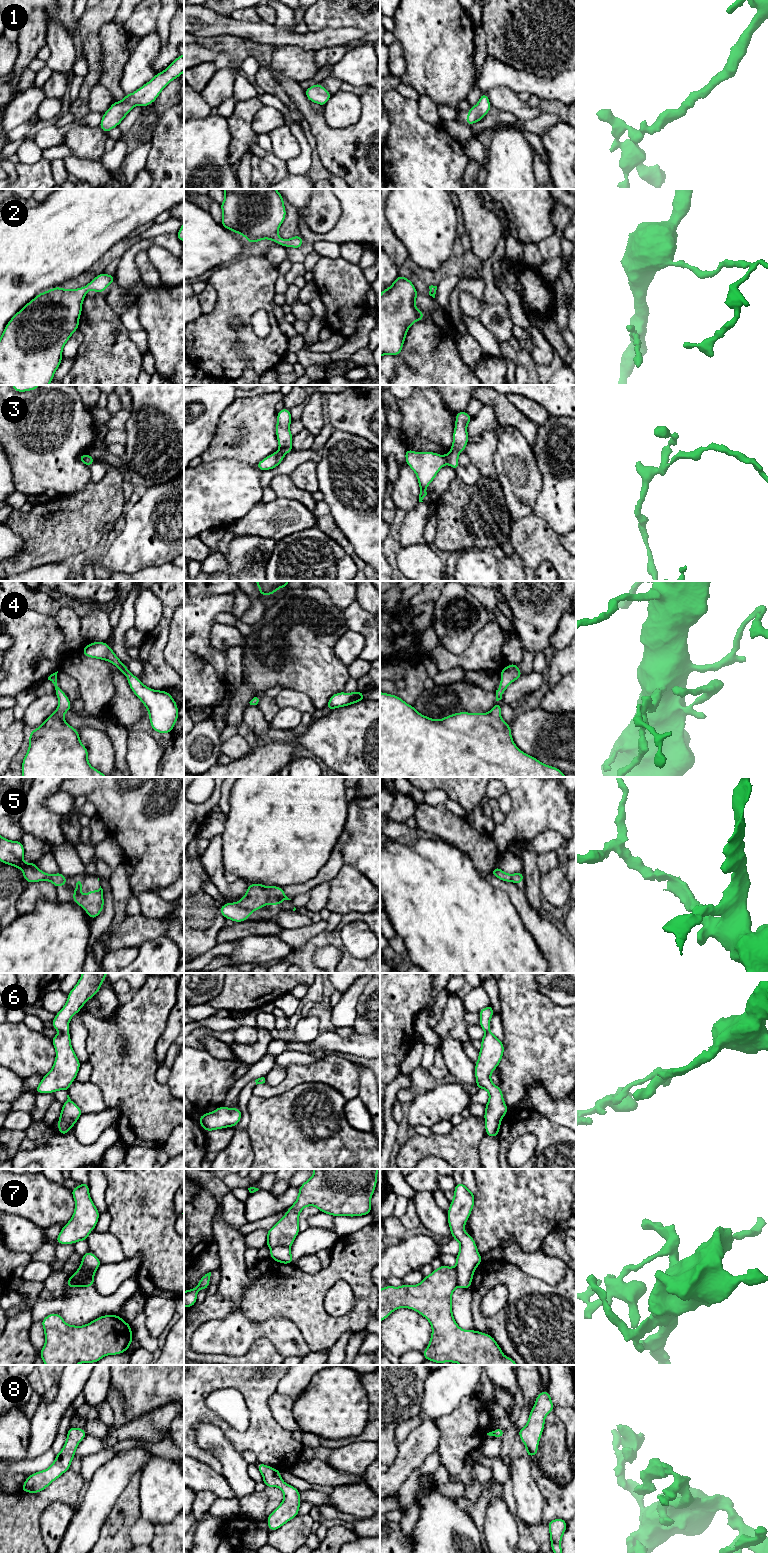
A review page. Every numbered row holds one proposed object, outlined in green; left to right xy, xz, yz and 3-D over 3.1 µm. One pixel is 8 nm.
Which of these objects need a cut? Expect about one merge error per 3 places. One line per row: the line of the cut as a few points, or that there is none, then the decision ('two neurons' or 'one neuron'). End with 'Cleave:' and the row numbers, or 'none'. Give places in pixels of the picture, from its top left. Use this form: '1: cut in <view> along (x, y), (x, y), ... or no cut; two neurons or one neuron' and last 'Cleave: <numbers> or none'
1: no cut; one neuron
2: no cut; one neuron
3: cut in yz along (446, 455), (448, 463); two neurons
4: no cut; one neuron
5: no cut; one neuron
6: no cut; one neuron
7: cut in xy along (95, 1269), (83, 1281), (78, 1279); two neurons
8: no cut; one neuron
Cleave: 3, 7

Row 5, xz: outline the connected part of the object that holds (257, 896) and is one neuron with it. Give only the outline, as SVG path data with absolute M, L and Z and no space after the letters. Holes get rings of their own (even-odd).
M261 883L250 884L246 894L237 902L228 902L219 908L220 913L225 919L234 922L243 922L253 914L254 910L263 908L268 904L275 906L289 899L283 888L279 886L266 887Z

